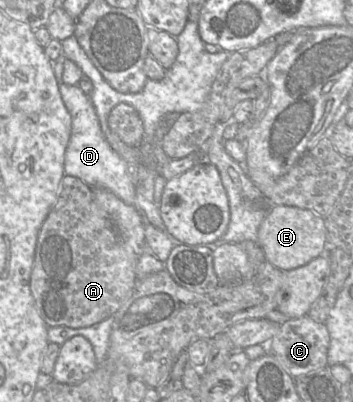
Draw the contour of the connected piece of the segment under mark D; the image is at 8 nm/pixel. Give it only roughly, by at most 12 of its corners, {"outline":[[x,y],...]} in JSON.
{"outline":[[63,82],[71,118],[65,175],[135,206],[129,167],[105,138],[89,96]]}

